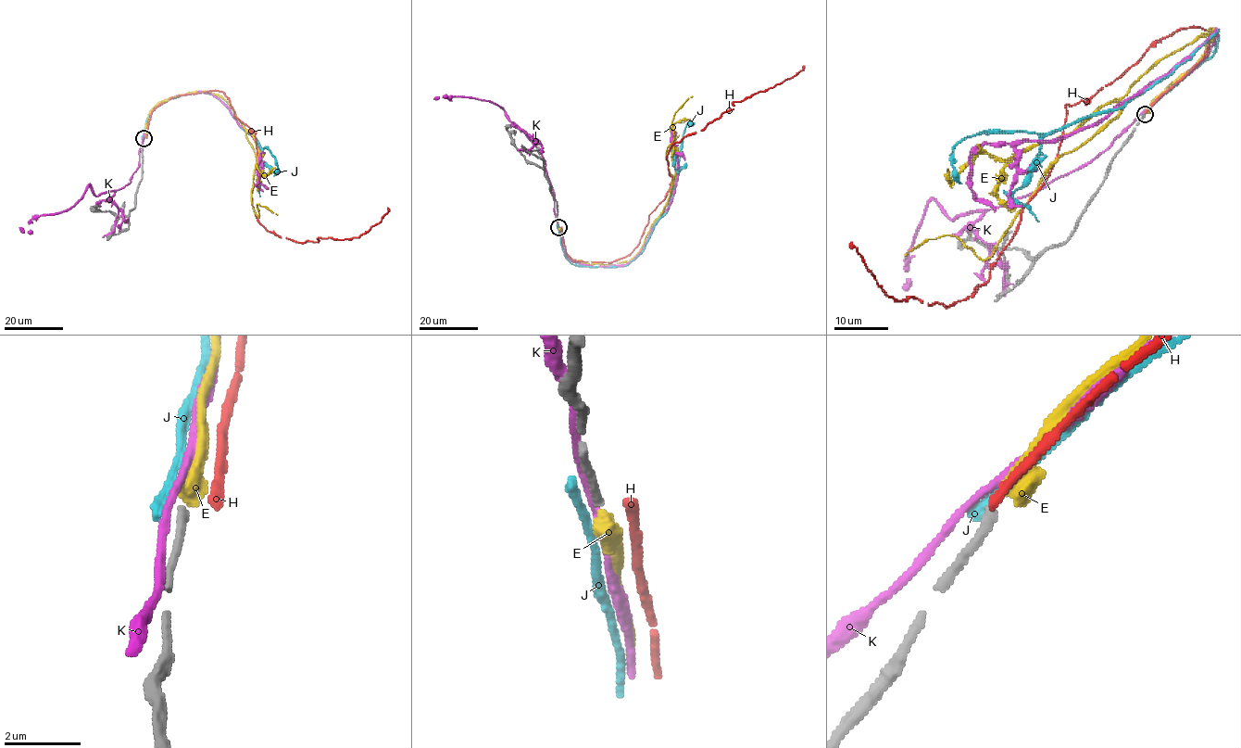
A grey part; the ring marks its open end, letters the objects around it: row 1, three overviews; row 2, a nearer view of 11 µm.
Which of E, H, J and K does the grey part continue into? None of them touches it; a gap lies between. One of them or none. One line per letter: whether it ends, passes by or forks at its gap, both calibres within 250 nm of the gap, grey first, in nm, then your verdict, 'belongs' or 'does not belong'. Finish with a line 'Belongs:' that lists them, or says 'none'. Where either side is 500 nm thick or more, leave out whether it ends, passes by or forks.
E: 240 nm thick on the grey side, 550 nm on the other; belongs
H: it ends there; 240 nm thick on the grey side, 280 nm on the other; does not belong
J: it ends there; 240 nm thick on the grey side, 320 nm on the other; does not belong
K: it passes by; 240 nm thick on the grey side, 180 nm on the other; does not belong
Belongs: E

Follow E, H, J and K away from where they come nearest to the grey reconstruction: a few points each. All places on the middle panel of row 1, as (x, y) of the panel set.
E: (559, 227), (570, 259), (629, 262), (669, 196), (672, 118), (692, 95)
H: (560, 226), (572, 259), (624, 258), (669, 188), (670, 146), (733, 109), (734, 102), (774, 87), (802, 67)
J: (557, 226), (564, 254), (571, 263), (628, 265), (668, 209), (680, 146), (688, 127)
K: (558, 226), (570, 260), (627, 264), (669, 206), (679, 164), (672, 132), (671, 140), (678, 145)

